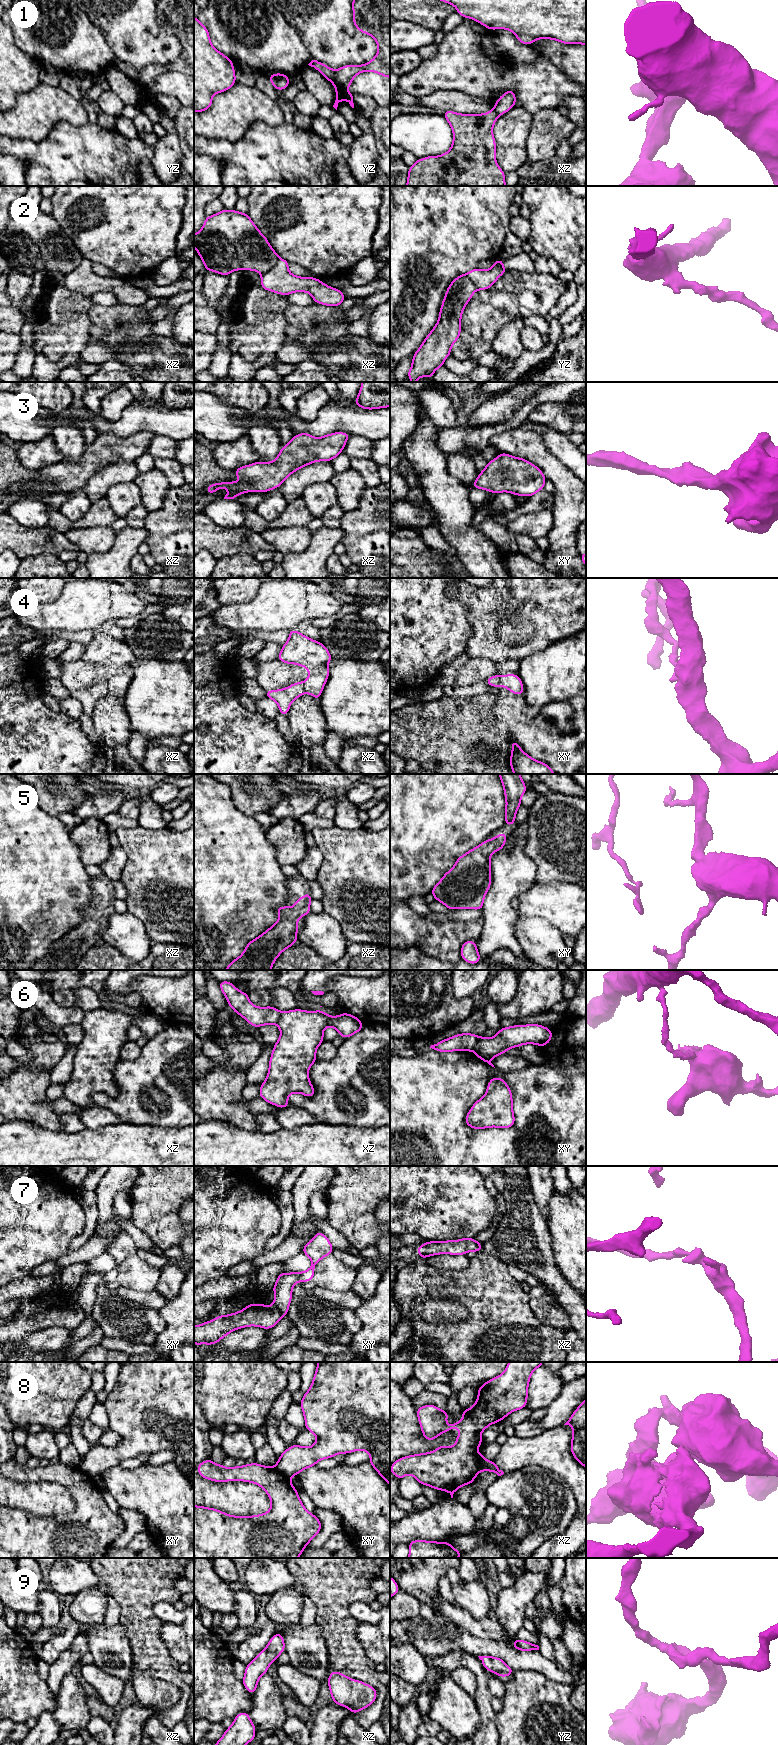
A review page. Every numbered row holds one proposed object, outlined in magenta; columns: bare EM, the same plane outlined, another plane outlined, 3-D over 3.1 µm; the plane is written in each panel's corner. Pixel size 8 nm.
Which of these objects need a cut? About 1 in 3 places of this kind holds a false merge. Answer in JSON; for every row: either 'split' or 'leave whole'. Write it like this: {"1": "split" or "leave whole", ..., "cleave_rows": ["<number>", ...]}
{"1": "split", "2": "split", "3": "leave whole", "4": "split", "5": "leave whole", "6": "split", "7": "split", "8": "split", "9": "leave whole", "cleave_rows": ["1", "2", "4", "6", "7", "8"]}

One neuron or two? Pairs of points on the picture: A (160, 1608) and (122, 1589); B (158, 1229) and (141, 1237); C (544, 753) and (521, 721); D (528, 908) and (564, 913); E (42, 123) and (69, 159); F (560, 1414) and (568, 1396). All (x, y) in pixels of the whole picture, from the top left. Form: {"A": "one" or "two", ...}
{"A": "two", "B": "two", "C": "one", "D": "one", "E": "two", "F": "one"}

